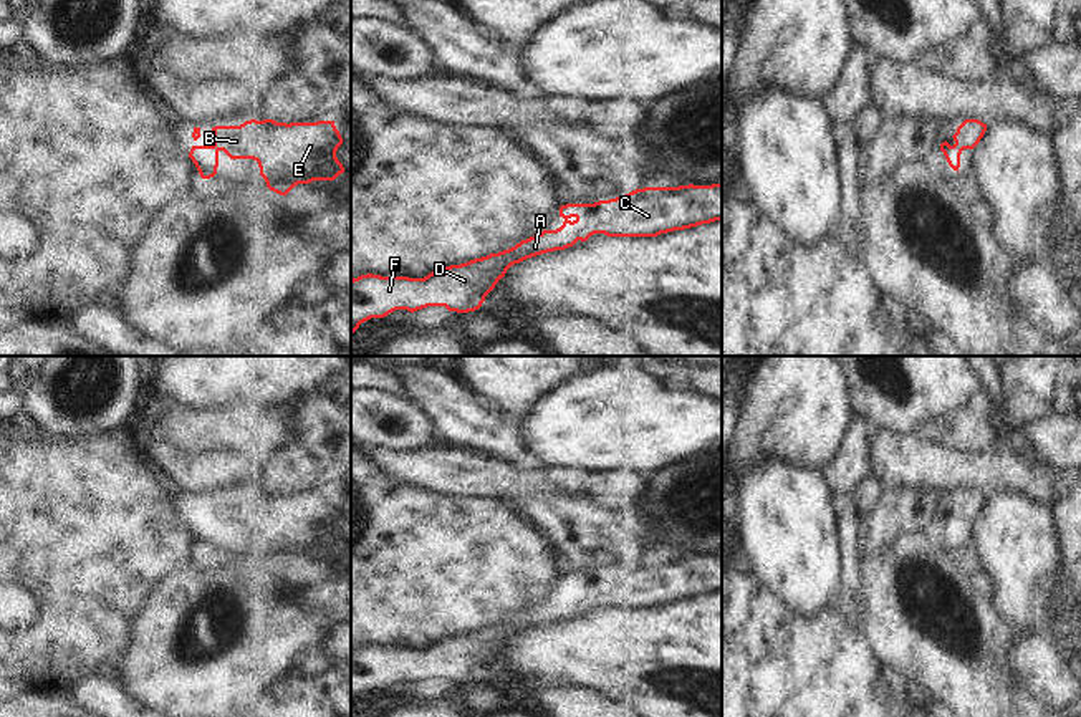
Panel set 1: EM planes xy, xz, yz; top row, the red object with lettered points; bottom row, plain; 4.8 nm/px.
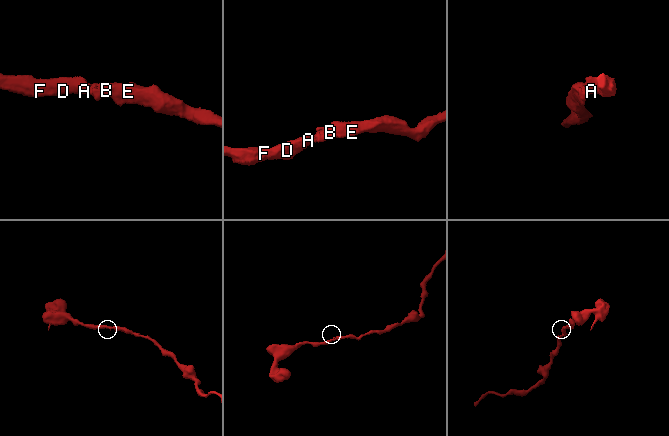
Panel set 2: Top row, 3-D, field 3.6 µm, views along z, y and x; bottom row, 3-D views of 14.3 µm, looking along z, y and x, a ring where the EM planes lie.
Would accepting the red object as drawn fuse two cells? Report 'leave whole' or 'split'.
leave whole

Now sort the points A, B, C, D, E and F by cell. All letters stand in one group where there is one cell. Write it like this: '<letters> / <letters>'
A B C D E F

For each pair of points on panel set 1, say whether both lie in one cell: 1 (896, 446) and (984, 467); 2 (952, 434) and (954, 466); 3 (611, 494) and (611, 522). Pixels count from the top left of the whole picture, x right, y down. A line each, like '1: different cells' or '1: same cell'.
1: same cell
2: different cells
3: different cells

